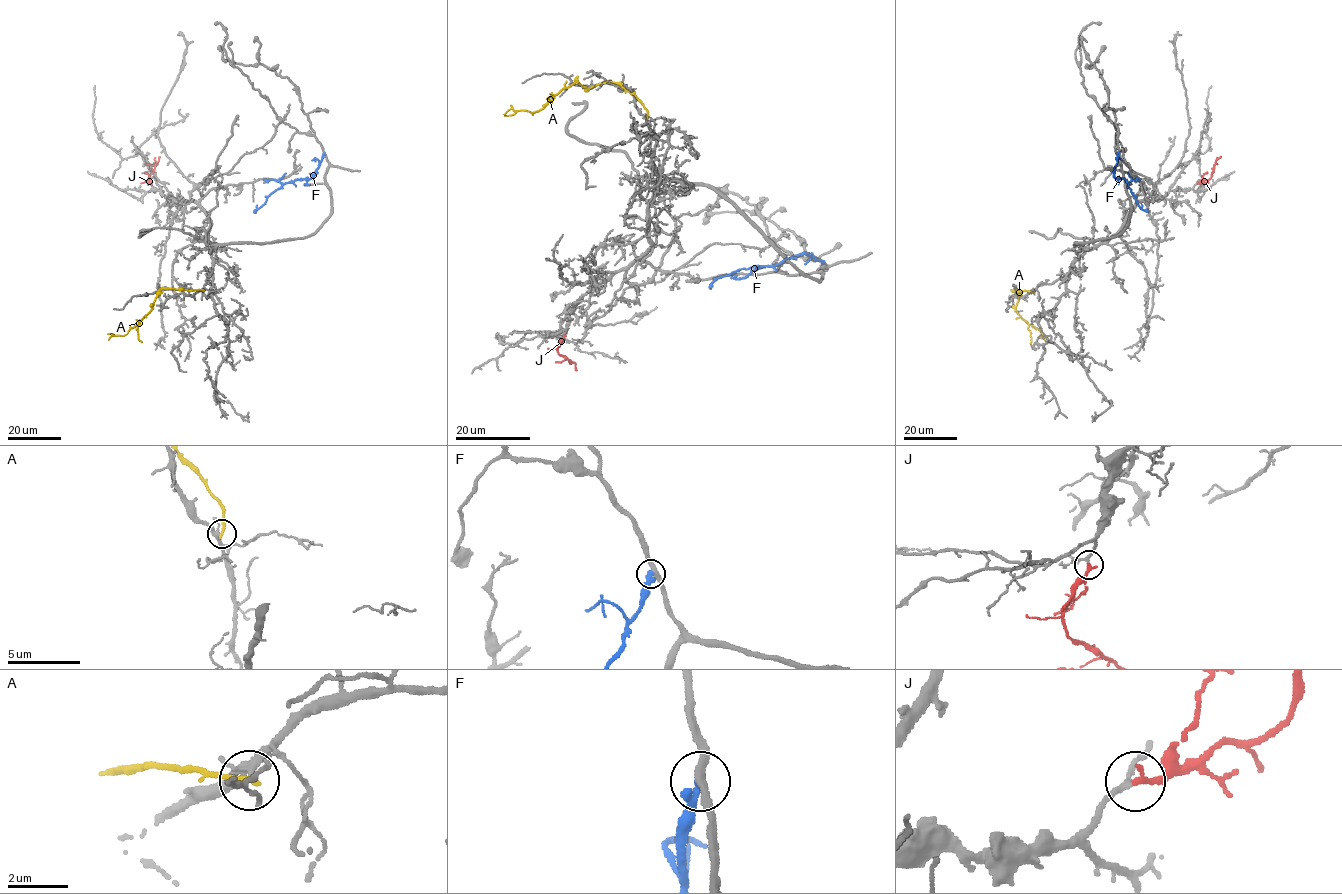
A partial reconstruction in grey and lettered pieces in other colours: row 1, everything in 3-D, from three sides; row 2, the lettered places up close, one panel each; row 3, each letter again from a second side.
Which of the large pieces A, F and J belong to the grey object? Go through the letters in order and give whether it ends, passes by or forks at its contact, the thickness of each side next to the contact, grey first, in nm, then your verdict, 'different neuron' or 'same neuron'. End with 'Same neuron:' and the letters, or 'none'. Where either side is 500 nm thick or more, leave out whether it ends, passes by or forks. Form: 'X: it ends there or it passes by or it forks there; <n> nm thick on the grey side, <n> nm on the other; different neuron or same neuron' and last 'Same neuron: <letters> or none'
A: it ends there; 190 nm thick on the grey side, 190 nm on the other; different neuron
F: it ends there; 280 nm thick on the grey side, 360 nm on the other; different neuron
J: it ends there; 160 nm thick on the grey side, 240 nm on the other; same neuron
Same neuron: J

